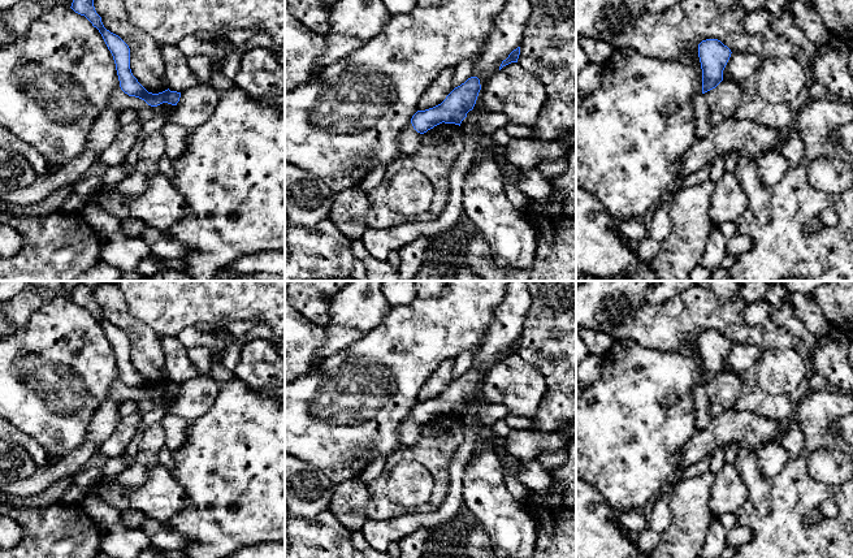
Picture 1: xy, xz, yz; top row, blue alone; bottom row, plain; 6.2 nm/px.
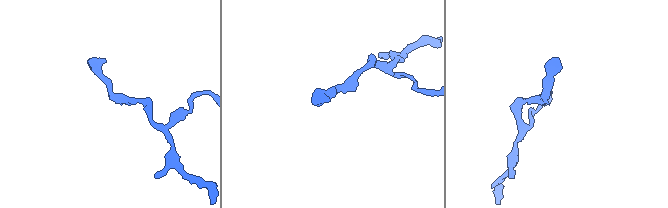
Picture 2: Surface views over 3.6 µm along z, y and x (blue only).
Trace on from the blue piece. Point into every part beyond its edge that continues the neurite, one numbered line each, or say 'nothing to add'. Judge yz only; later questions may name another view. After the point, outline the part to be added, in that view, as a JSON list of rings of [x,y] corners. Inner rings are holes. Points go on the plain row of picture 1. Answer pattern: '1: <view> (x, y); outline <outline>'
1: yz (724, 390); outline [[[722,372],[715,380],[703,385],[711,403],[726,410],[733,407],[741,393],[741,380],[737,373]]]

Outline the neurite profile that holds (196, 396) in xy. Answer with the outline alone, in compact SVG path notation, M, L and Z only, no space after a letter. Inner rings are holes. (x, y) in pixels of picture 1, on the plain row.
M211 372L198 375L181 384L169 412L192 421L212 407L218 392L220 385Z

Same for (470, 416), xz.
M477 388L476 395L472 402L467 405L467 408L462 412L460 420L464 425L485 427L479 419L479 410L482 408L488 402Z

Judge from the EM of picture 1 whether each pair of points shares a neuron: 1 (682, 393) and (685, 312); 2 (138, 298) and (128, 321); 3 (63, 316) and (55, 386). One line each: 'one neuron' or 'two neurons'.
1: two neurons
2: two neurons
3: one neuron

